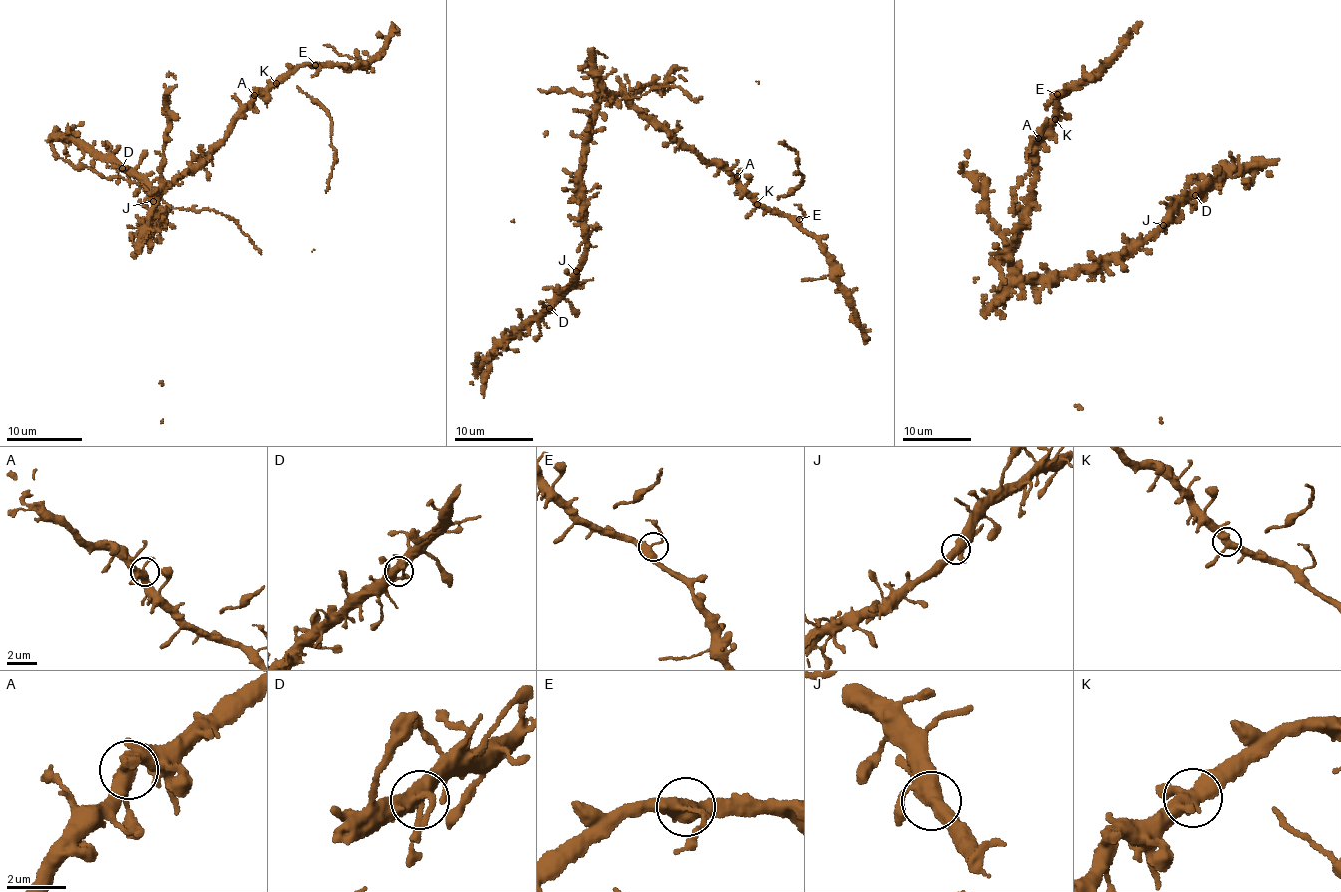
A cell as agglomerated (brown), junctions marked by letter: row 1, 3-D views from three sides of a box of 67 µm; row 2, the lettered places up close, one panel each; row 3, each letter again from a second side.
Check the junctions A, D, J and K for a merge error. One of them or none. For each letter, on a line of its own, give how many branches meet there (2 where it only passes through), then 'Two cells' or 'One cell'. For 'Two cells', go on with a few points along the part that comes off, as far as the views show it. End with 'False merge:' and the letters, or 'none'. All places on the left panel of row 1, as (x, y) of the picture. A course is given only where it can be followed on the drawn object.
A: Branches: 3. One cell
D: Branches: 4. One cell
J: Branches: 3. One cell
K: Branches: 3. One cell
False merge: none

